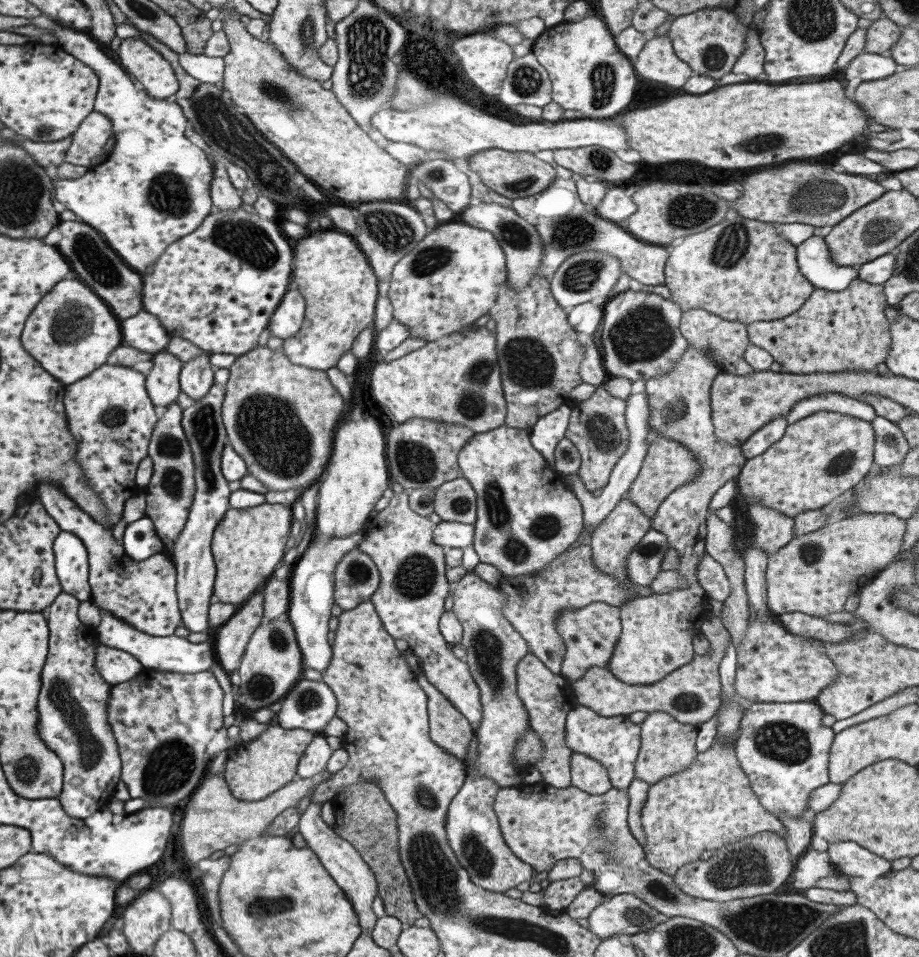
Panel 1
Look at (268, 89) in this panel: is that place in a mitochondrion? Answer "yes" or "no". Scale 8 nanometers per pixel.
yes

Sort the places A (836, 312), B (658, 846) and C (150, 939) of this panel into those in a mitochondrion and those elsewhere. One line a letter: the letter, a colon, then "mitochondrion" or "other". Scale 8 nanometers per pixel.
A: other
B: other
C: other

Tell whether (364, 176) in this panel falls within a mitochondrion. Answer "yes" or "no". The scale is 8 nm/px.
no

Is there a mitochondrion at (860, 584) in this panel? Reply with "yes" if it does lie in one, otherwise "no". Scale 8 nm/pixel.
no

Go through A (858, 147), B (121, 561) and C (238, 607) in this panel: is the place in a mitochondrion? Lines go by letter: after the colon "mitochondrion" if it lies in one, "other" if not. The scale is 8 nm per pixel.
A: other
B: other
C: other

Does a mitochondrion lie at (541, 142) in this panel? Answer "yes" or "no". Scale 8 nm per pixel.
no

